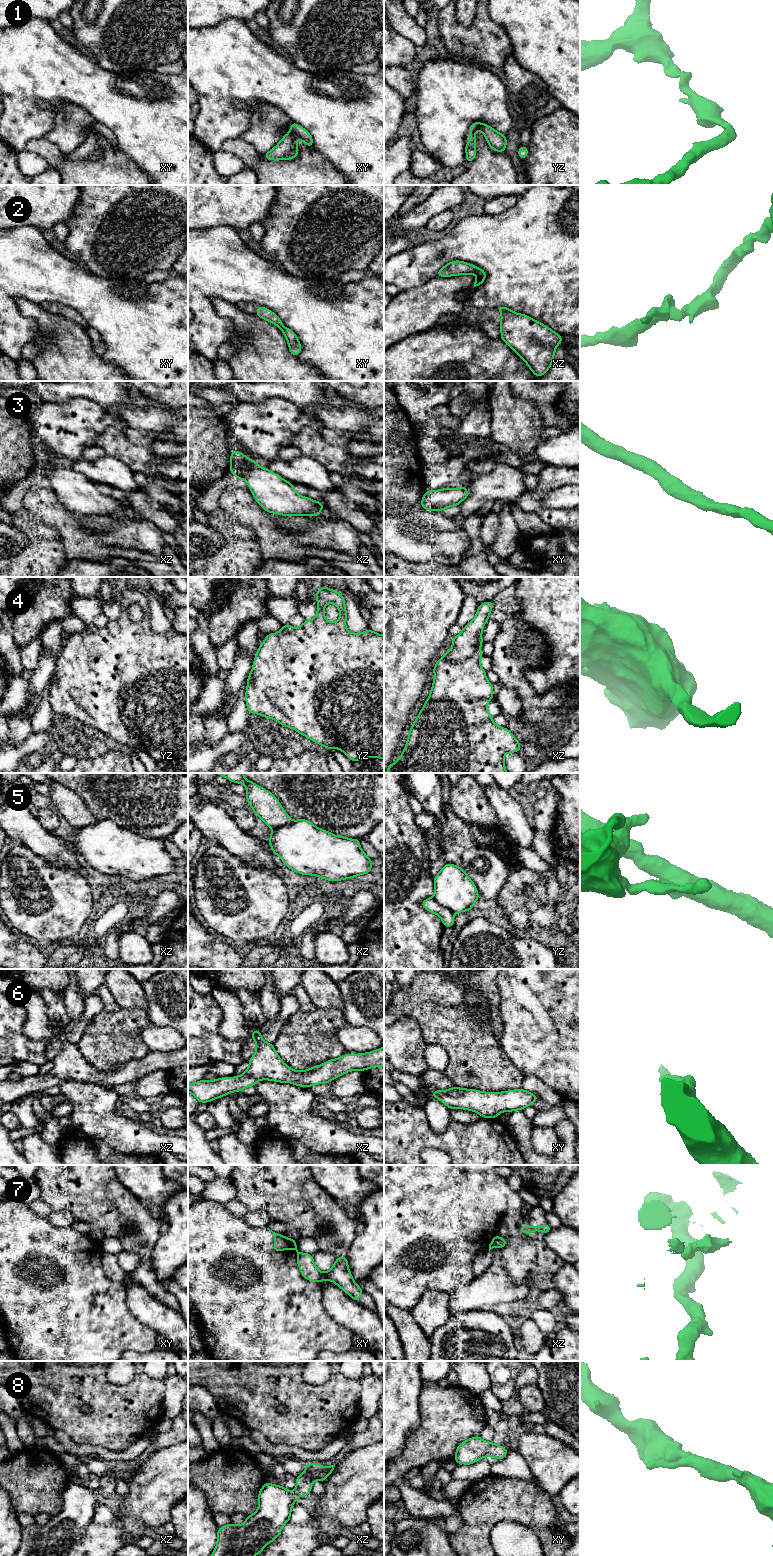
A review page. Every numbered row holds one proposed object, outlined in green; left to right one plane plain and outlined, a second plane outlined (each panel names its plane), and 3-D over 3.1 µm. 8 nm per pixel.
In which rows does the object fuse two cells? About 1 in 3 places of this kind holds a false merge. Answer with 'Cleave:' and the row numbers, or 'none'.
Cleave: 2, 5, 7

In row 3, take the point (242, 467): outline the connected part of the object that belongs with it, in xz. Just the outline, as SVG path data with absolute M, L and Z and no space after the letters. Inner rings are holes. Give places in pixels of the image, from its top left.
M233 450L230 455L230 472L236 479L245 480L256 502L270 514L276 513L282 516L319 516L324 505L308 497L299 495L293 487L293 483L284 480L268 468L262 468L256 461L251 460L242 452Z

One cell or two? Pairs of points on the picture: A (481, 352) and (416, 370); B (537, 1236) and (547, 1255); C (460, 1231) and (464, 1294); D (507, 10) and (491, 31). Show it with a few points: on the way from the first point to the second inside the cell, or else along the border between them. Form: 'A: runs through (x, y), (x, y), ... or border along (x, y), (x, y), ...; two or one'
A: runs through (465, 359), (447, 361), (432, 370); one
B: runs through (538, 1241), (542, 1250); one
C: border along (475, 1277), (449, 1295); two
D: border along (488, 10), (488, 15), (503, 27), (510, 42); two

